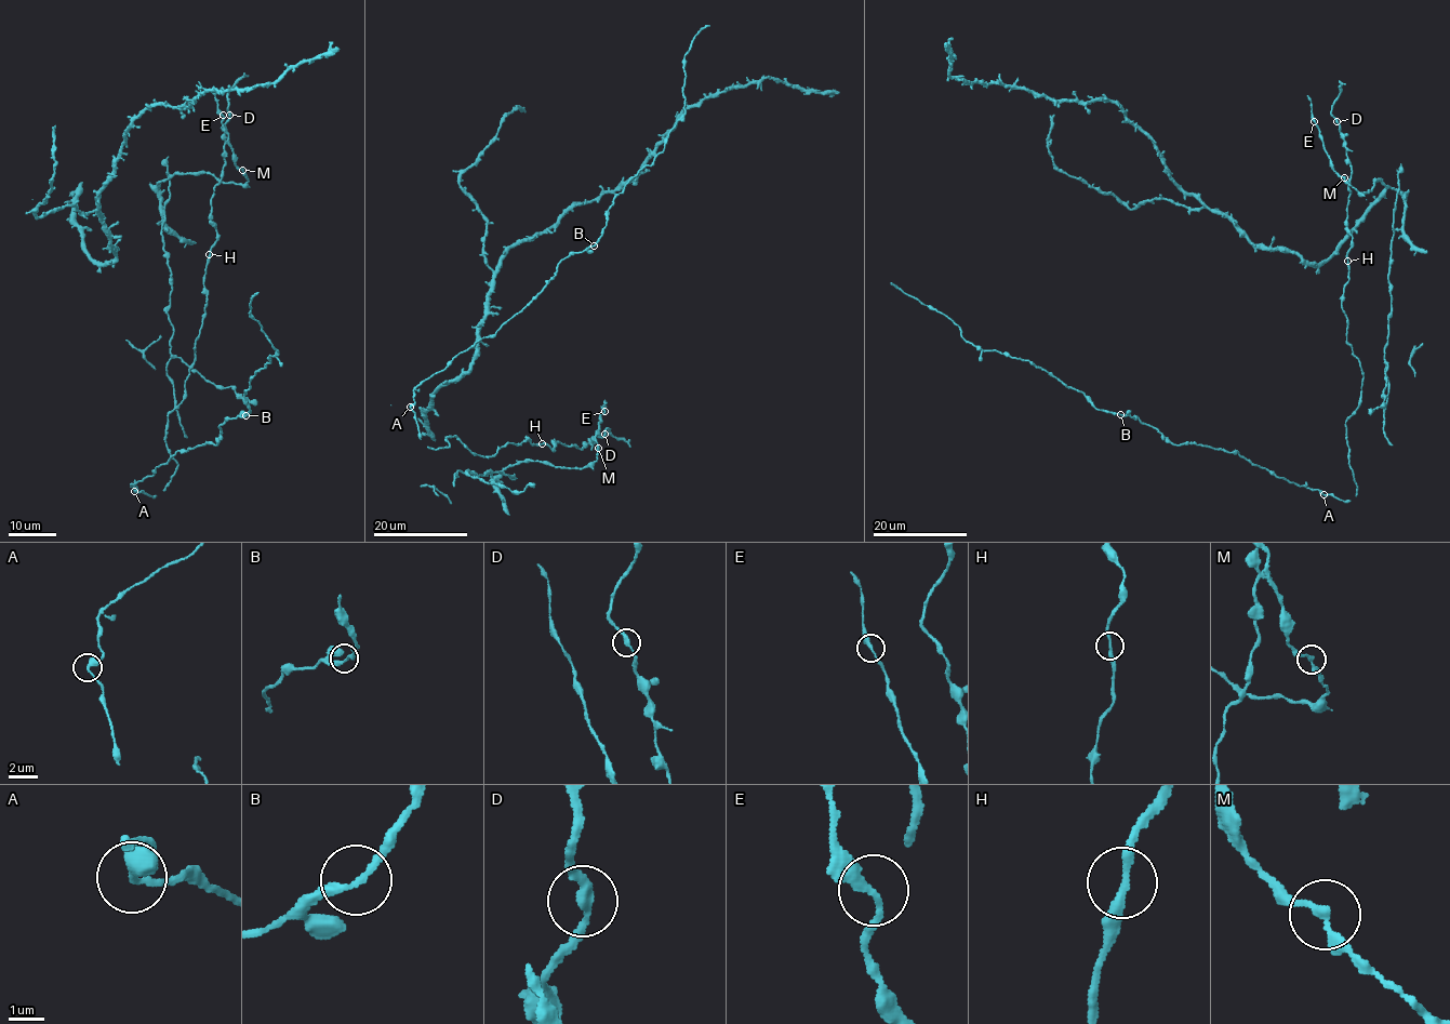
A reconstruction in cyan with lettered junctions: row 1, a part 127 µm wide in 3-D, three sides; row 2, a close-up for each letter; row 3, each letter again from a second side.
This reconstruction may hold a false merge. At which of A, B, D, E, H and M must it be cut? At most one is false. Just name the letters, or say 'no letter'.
no letter

